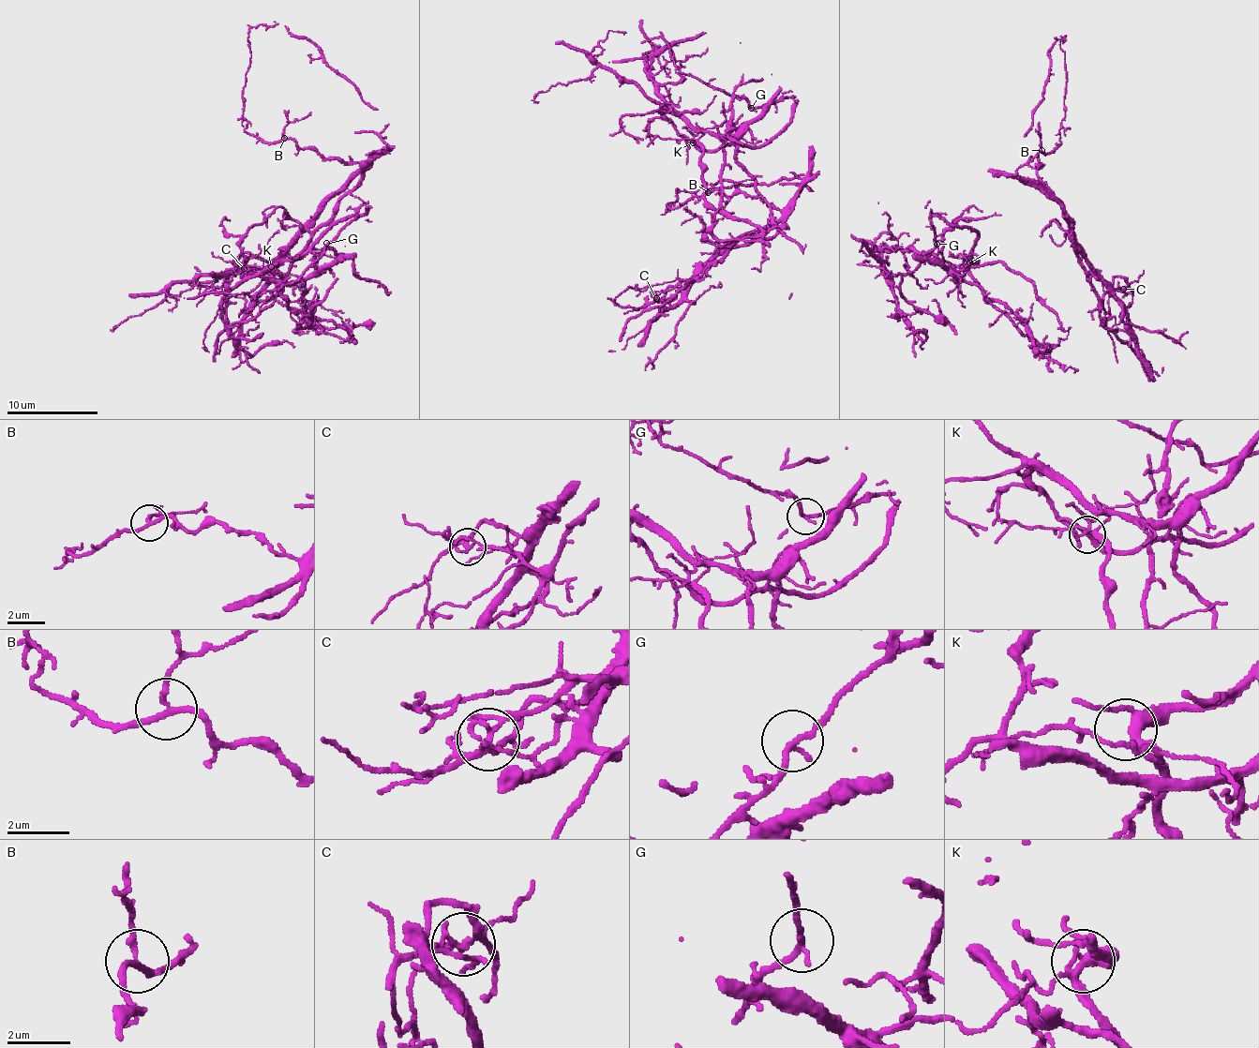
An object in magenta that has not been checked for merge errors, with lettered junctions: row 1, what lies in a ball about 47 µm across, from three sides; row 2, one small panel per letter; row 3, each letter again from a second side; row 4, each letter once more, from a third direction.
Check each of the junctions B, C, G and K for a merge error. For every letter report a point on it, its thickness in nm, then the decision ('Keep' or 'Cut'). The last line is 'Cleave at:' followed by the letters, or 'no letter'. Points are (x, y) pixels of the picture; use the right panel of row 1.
B: Place: (1041, 150). Thickness 160 nm. Keep
C: Place: (1123, 289). Thickness 190 nm. Cut
G: Place: (936, 244). Thickness 190 nm. Keep
K: Place: (969, 262). Thickness 280 nm. Keep
Cleave at: C

